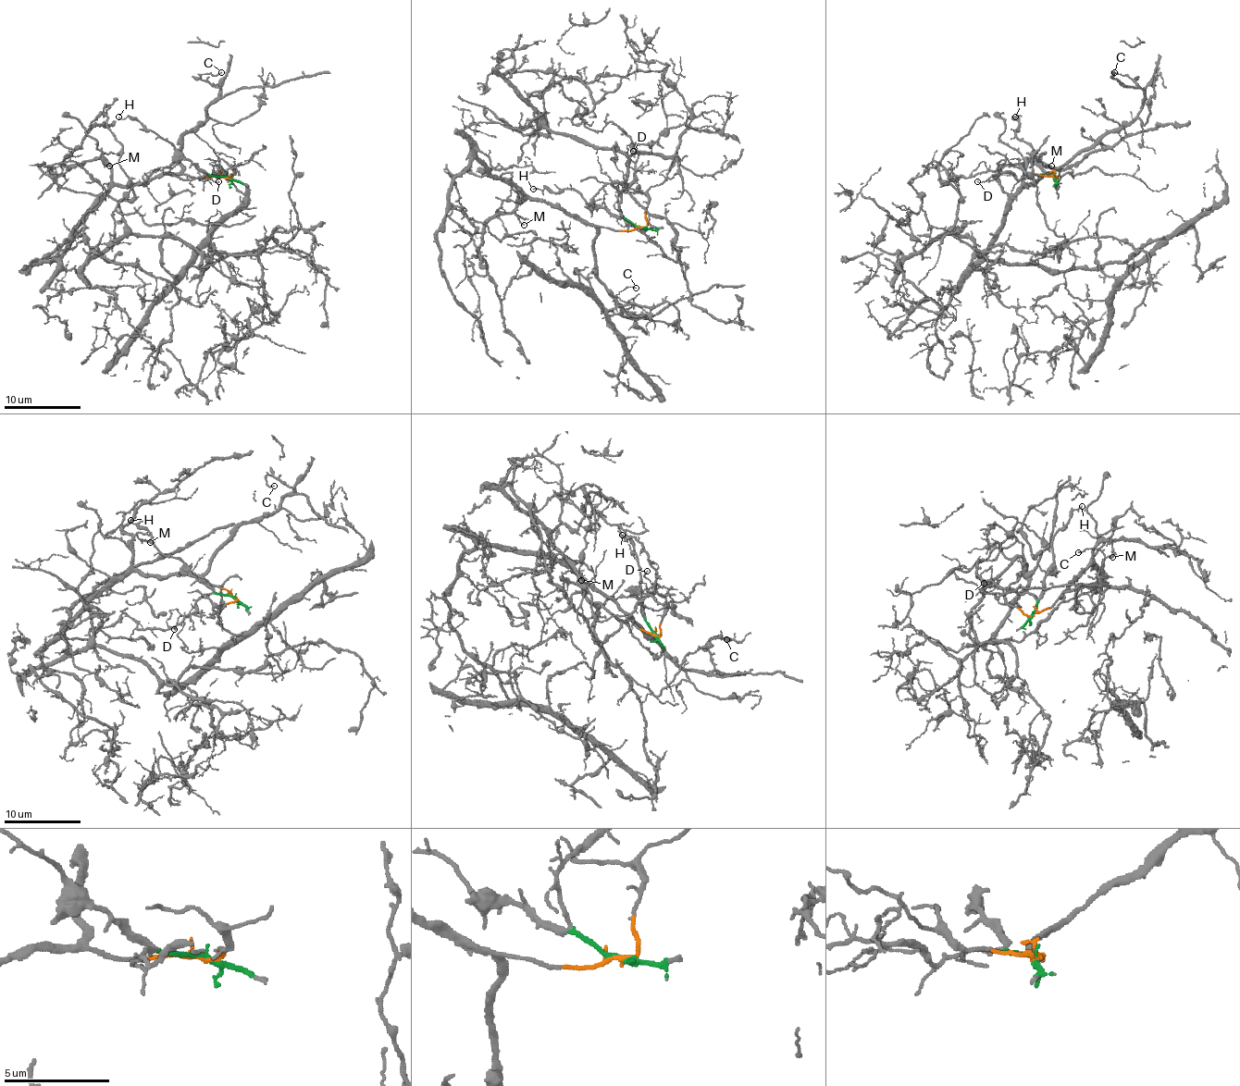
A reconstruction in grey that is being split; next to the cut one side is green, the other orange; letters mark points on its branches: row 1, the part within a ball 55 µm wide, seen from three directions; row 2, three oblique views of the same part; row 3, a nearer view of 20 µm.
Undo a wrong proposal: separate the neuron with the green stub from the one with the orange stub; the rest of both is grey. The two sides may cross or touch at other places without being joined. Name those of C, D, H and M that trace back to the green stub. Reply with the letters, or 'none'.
D, H

